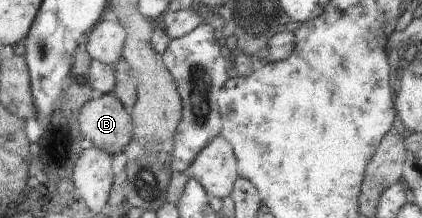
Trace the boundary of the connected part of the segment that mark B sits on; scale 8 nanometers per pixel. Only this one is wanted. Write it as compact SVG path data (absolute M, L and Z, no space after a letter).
M112 93L102 94L97 99L83 103L77 118L80 131L86 138L93 141L94 146L98 146L110 155L117 153L120 157L124 157L125 145L131 141L134 126L131 115L126 112L122 102Z

